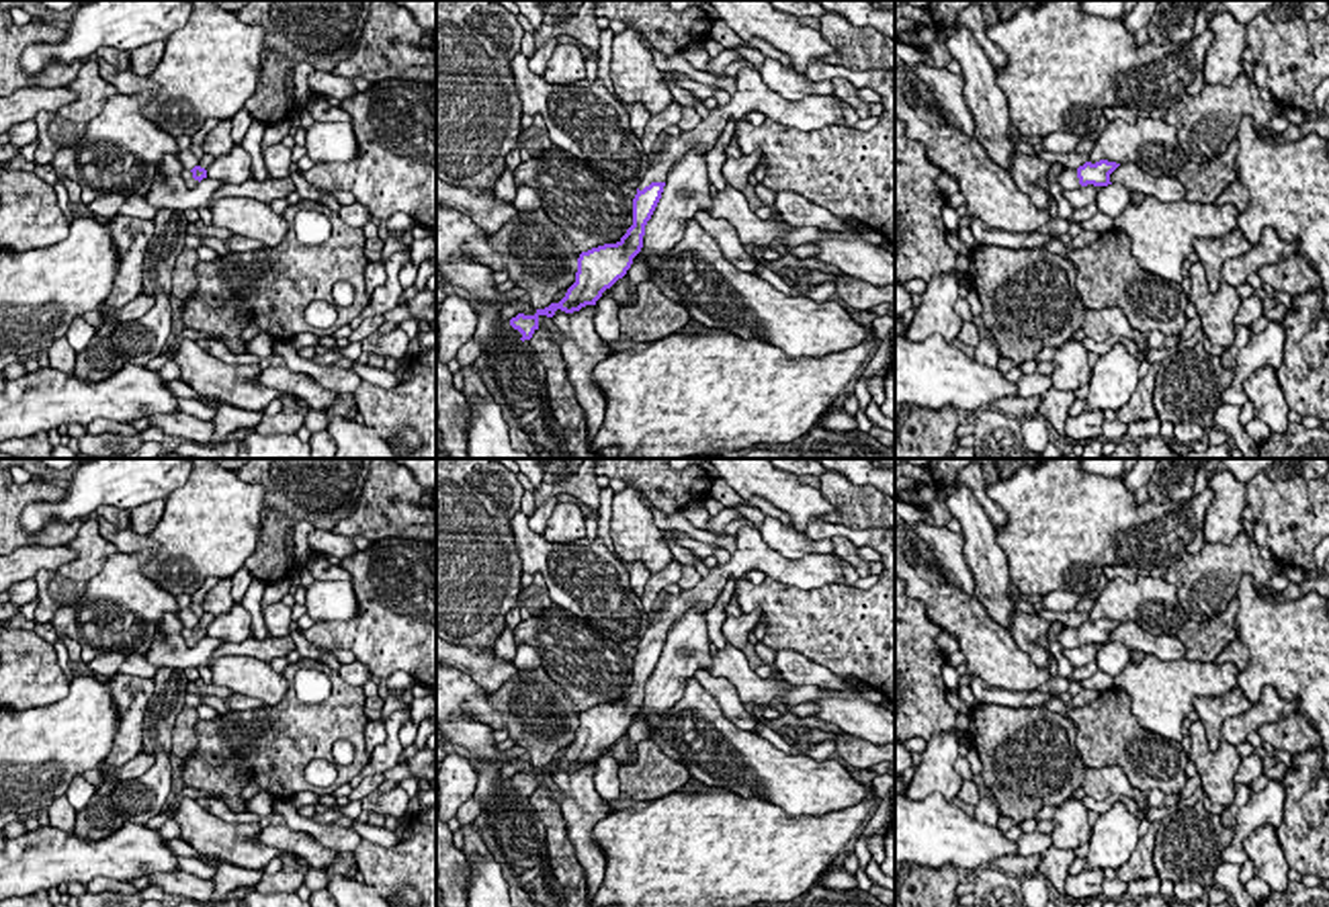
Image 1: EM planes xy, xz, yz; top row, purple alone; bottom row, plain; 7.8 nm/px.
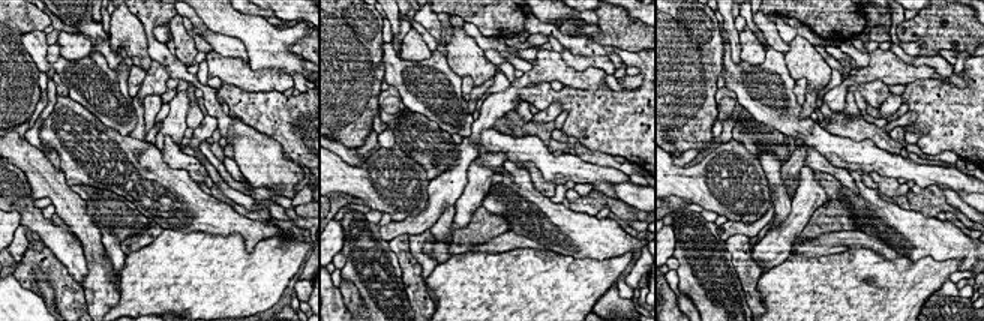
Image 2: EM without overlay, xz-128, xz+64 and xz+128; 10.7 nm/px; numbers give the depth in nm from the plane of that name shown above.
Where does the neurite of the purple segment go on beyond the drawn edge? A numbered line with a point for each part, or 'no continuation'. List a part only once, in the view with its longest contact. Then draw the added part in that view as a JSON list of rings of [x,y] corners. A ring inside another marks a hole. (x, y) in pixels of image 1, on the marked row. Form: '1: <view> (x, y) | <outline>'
1: xz (752, 95) | [[[754,68],[739,70],[735,86],[737,90],[725,106],[711,109],[711,115],[702,117],[694,129],[670,135],[668,143],[657,154],[657,162],[645,172],[639,190],[651,182],[666,182],[672,166],[690,149],[713,149],[729,119],[739,121],[747,113],[762,113],[766,119],[780,125],[799,131],[815,131],[827,125],[838,125],[844,117],[842,100],[835,94],[809,94],[801,100],[786,100],[770,90],[762,80],[760,70]]]

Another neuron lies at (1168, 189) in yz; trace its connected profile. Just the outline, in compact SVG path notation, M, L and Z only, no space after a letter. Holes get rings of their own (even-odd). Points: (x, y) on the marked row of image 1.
M1132 162L1120 164L1110 174L1110 182L1122 184L1128 192L1155 197L1161 203L1186 201L1186 186L1177 180L1177 176L1151 176Z

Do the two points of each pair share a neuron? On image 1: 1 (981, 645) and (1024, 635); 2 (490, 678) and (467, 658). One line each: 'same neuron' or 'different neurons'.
1: different neurons
2: same neuron

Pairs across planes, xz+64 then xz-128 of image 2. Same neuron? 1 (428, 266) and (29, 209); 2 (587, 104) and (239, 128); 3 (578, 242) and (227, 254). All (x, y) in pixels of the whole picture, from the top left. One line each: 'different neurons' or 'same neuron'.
1: different neurons
2: different neurons
3: different neurons

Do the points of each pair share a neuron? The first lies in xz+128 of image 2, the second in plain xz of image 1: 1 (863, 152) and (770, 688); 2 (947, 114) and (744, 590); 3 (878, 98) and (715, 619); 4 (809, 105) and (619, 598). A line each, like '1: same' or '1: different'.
1: same
2: same
3: different
4: different

